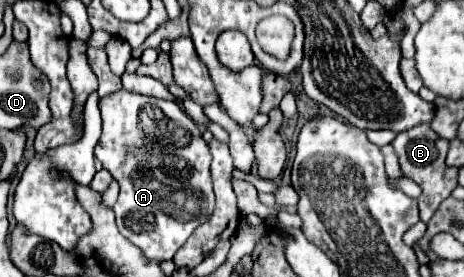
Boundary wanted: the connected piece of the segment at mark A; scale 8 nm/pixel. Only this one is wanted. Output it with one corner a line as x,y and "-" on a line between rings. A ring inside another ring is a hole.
126,89
116,91
114,95
106,95
100,99
100,111
102,111
102,135
100,141
94,149
96,159
102,163
102,167
106,171
112,173
112,177
120,183
120,197
116,201
114,213
116,213
116,225
120,229
120,233
134,243
138,249
142,249
142,253
148,259
156,259
156,261
166,261
172,259
174,253
184,245
184,241
196,231
196,227
200,227
202,223
206,223
206,219
210,219
210,211
214,211
214,189
212,189
212,175
210,175
210,161
212,155
208,151
208,143
202,139
202,133
198,129
198,125
172,101
164,101
164,99
156,99
156,97
148,97
148,95
138,95

